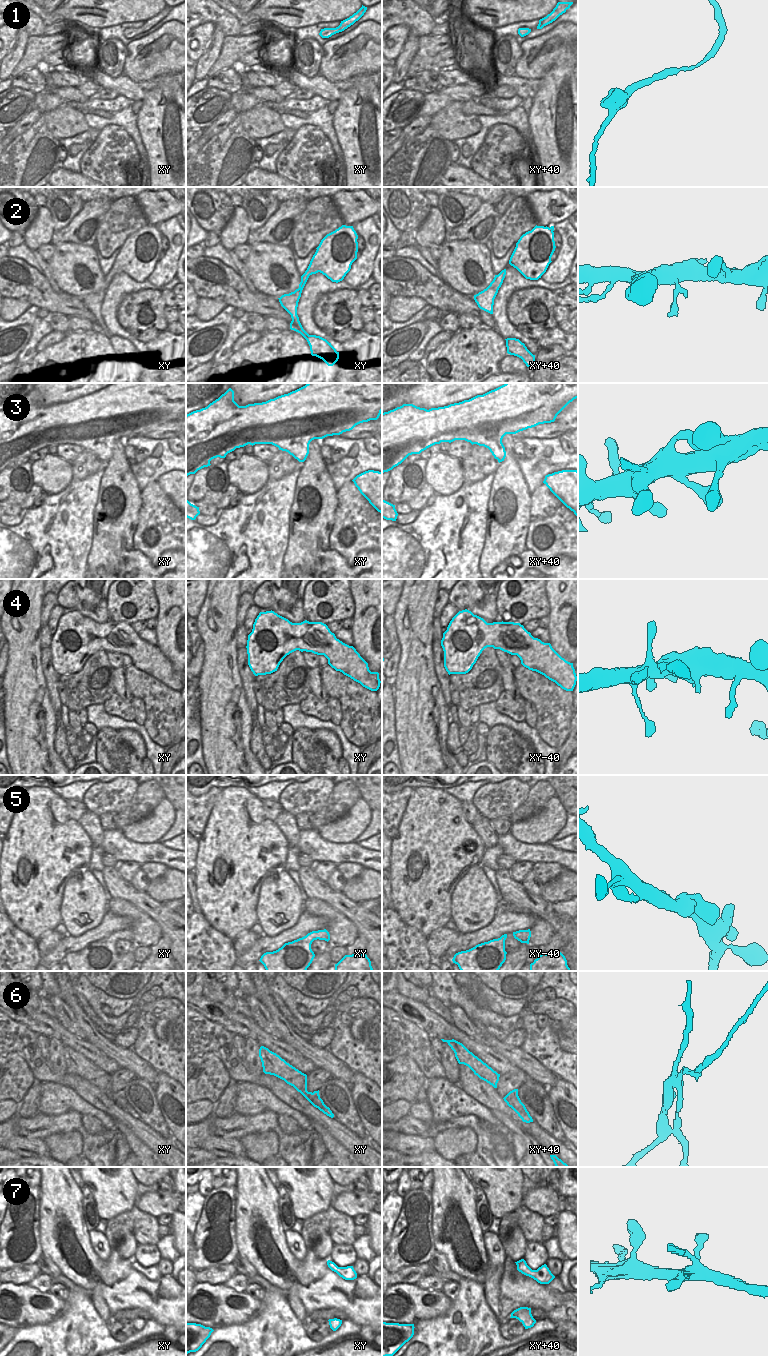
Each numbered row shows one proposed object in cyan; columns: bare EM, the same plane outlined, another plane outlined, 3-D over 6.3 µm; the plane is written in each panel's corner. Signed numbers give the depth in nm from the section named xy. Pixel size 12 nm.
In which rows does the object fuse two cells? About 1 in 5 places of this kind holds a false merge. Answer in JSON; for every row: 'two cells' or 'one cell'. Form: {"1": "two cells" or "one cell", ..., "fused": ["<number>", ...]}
{"1": "one cell", "2": "one cell", "3": "one cell", "4": "one cell", "5": "one cell", "6": "two cells", "7": "one cell", "fused": ["6"]}

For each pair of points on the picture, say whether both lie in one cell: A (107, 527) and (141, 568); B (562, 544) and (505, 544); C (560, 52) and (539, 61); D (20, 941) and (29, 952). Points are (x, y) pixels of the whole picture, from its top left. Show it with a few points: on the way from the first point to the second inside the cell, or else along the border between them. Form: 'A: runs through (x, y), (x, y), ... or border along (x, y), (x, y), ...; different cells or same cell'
A: border along (132, 548), (122, 551), (117, 556), (117, 568); different cells
B: border along (530, 521), (525, 548); different cells
C: runs through (555, 52), (547, 53), (544, 56); same cell
D: runs through (21, 944), (26, 949); same cell

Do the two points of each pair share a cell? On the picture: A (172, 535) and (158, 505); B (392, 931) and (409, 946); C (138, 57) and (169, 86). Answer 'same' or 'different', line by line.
A: same
B: same
C: different

